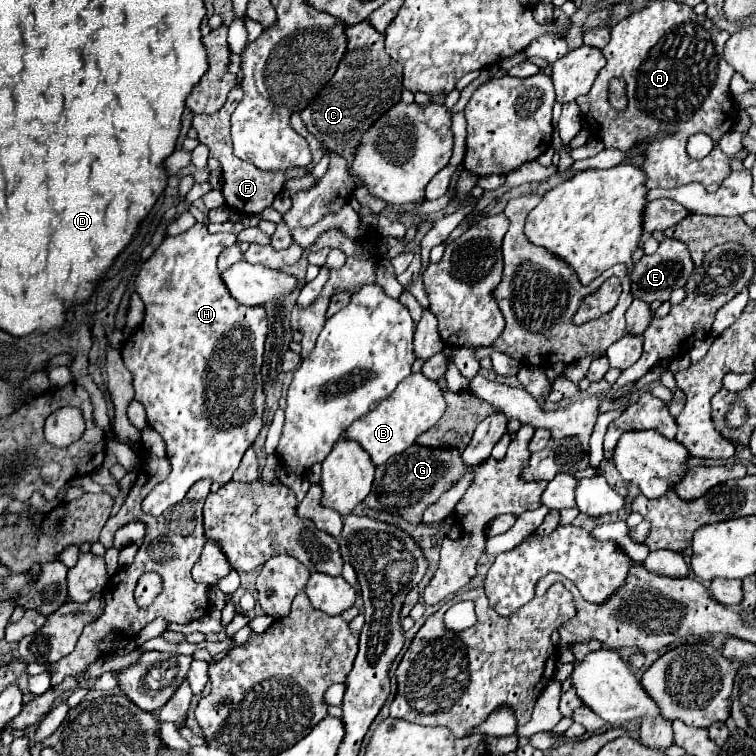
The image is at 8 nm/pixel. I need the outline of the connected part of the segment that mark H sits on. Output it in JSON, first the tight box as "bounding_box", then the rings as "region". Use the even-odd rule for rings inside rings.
{"bounding_box":[121,224,267,516],"region":[[[195,224],[189,230],[177,234],[177,236],[165,236],[163,244],[155,250],[155,254],[143,262],[139,274],[135,276],[135,290],[141,296],[143,304],[145,304],[145,318],[141,322],[141,326],[123,342],[121,346],[121,356],[123,362],[127,366],[127,370],[133,374],[133,384],[135,384],[135,400],[139,400],[145,406],[147,412],[147,422],[153,430],[157,430],[163,440],[167,442],[167,458],[171,462],[171,474],[159,482],[143,500],[143,510],[151,516],[159,516],[163,514],[169,506],[179,504],[187,490],[203,478],[209,478],[213,482],[219,484],[227,484],[233,476],[233,472],[239,468],[239,462],[245,454],[245,450],[255,442],[263,422],[261,422],[261,414],[263,414],[263,404],[265,404],[265,394],[263,394],[263,380],[261,380],[261,364],[263,364],[263,344],[267,338],[267,314],[265,308],[249,308],[249,306],[241,306],[237,304],[237,300],[233,300],[233,296],[229,294],[225,282],[221,280],[221,274],[217,270],[217,256],[229,248],[237,244],[237,234],[209,234],[205,224]]]}

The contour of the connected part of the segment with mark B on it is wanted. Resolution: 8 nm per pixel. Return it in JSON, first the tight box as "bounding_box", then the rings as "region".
{"bounding_box":[345,372,447,466],"region":[[[415,372],[407,376],[395,388],[395,392],[389,398],[385,398],[373,412],[367,412],[365,416],[361,416],[361,420],[355,420],[349,426],[349,432],[345,438],[357,440],[369,452],[373,464],[381,466],[391,456],[405,452],[405,448],[409,448],[419,434],[433,428],[441,420],[445,410],[447,410],[447,404],[445,404],[441,386],[435,380],[429,380],[427,376],[423,376],[421,372]]]}

